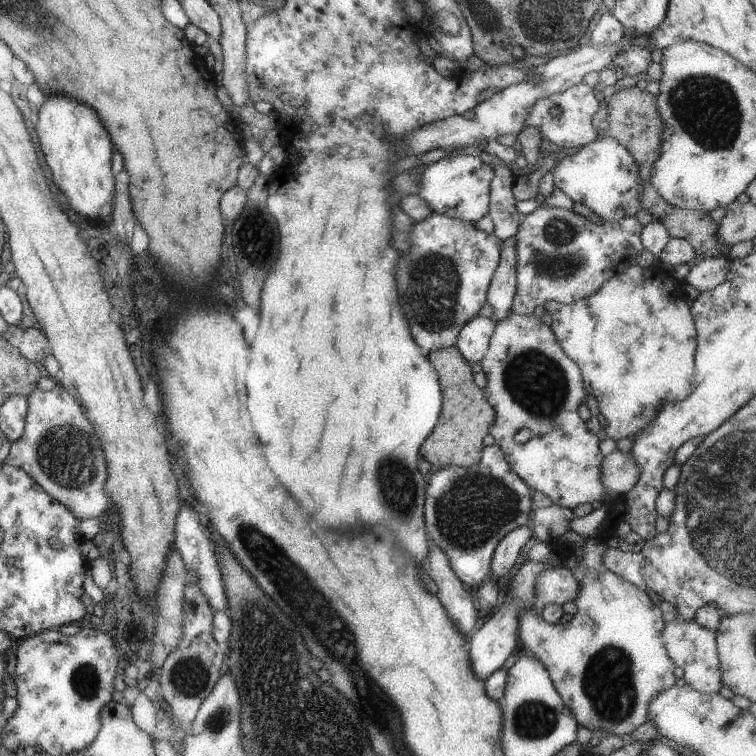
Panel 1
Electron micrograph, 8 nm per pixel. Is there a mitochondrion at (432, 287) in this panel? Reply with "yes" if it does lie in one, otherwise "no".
yes

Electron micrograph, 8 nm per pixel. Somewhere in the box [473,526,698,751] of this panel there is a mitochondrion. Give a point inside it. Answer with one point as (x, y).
(607, 680)

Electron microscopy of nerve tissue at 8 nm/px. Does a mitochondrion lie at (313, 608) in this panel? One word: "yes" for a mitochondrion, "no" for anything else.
yes

